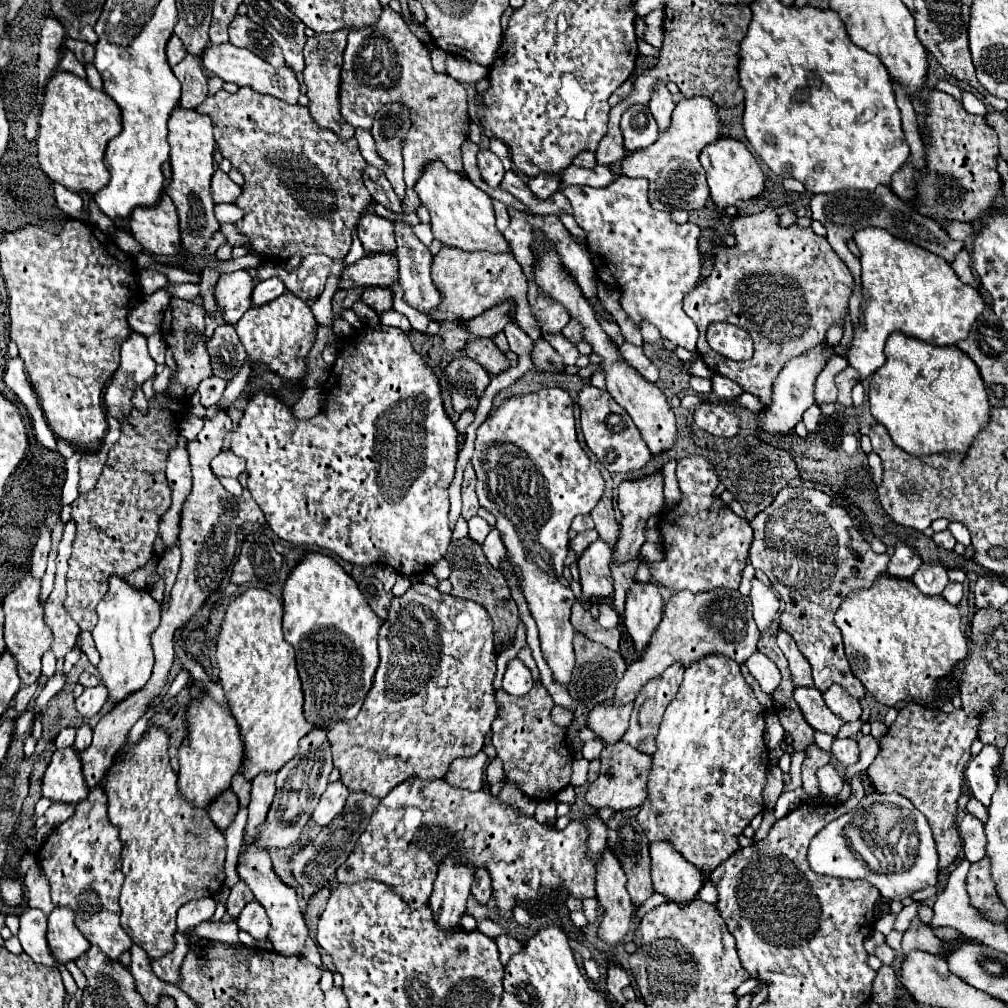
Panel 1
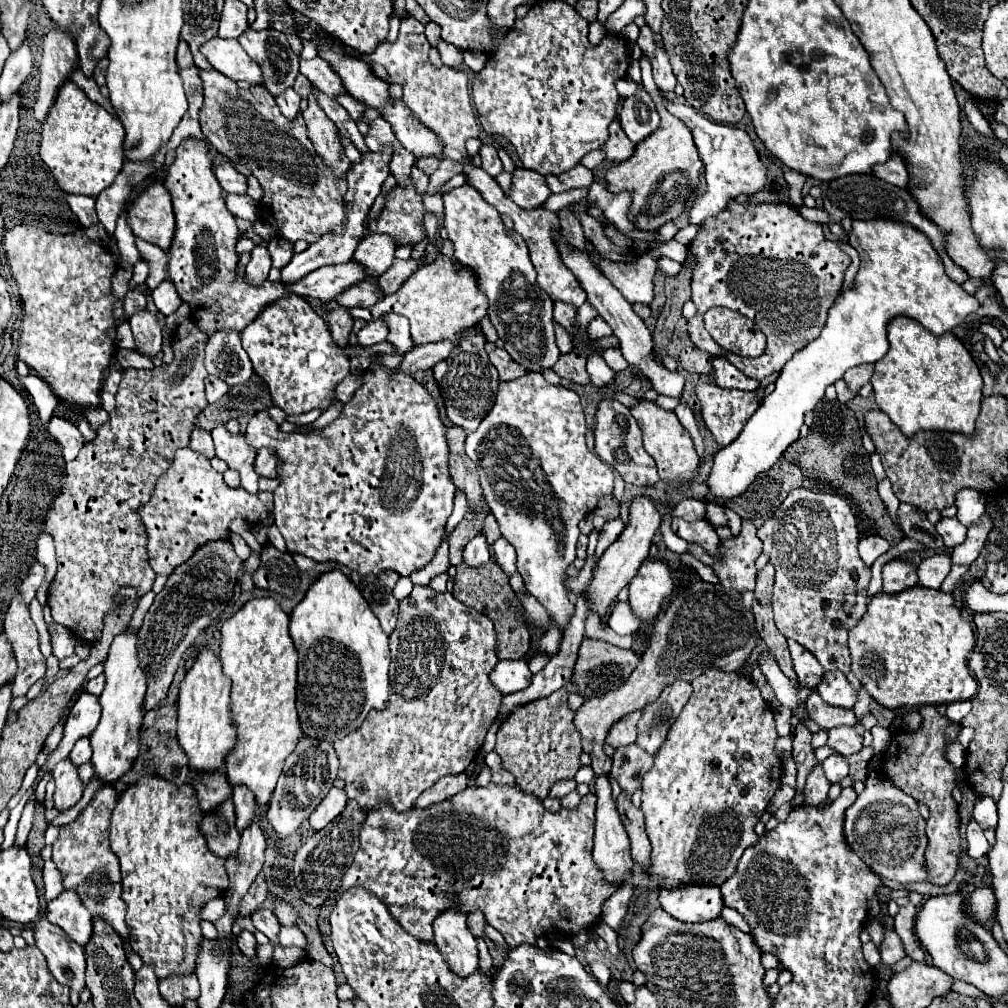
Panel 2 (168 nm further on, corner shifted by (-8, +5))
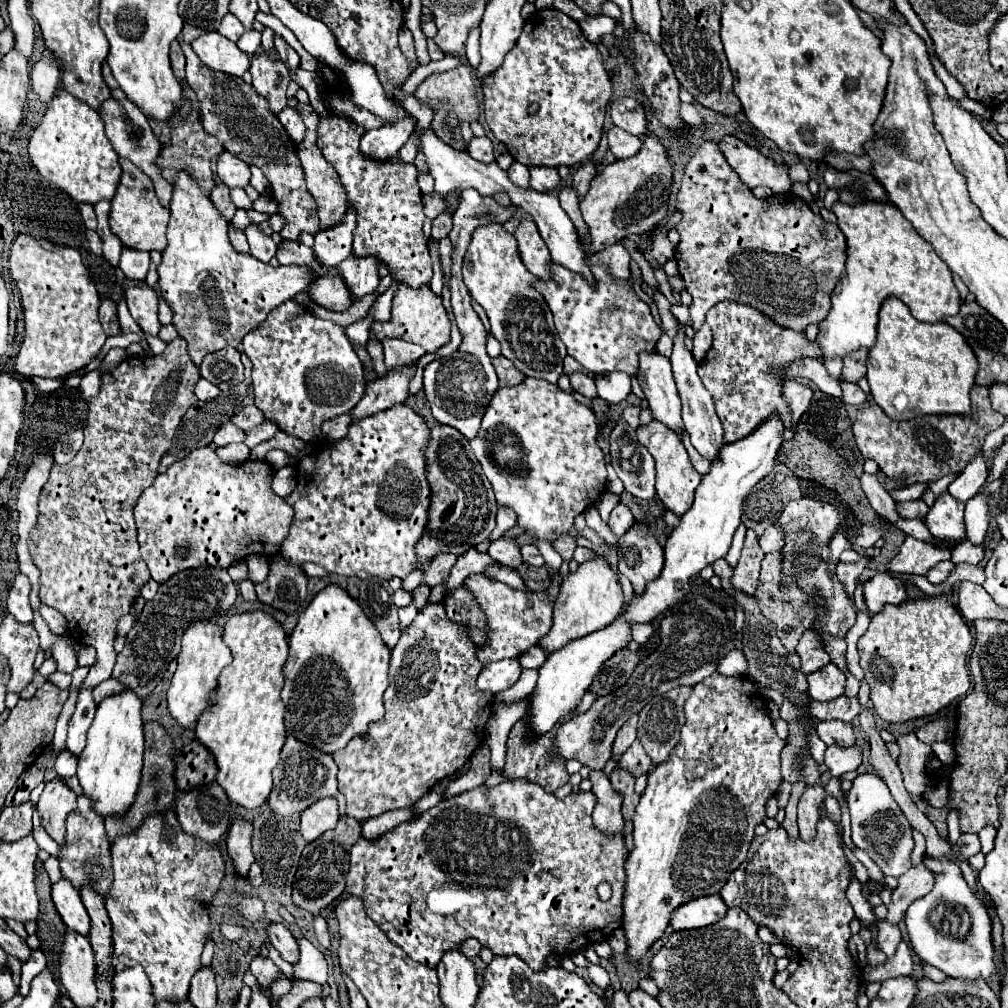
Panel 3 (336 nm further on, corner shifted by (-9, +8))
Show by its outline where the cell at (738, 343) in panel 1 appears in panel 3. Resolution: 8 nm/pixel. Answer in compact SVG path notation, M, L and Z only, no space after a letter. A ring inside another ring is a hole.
M723 300L723 302L715 304L707 312L707 324L711 326L711 332L713 332L713 344L711 344L705 360L699 364L697 372L701 376L703 386L713 396L715 412L723 424L723 430L725 430L725 444L733 444L735 440L743 440L755 428L759 428L769 416L777 416L785 430L793 430L791 408L783 398L783 376L773 374L771 370L775 366L785 368L791 362L805 358L805 356L815 358L815 360L821 358L821 348L817 346L817 342L809 342L803 332L781 328L769 316L761 316L761 312L757 308L743 304L743 302L737 302L737 300Z

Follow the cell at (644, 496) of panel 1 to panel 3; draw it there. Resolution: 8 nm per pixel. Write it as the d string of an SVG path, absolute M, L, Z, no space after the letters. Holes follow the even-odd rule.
M597 556L595 560L581 564L577 568L577 572L567 574L563 578L559 596L553 606L553 626L537 642L537 646L549 654L557 652L563 646L567 646L571 640L591 634L593 630L601 630L603 626L613 622L621 614L623 604L625 604L625 598L623 598L619 582L617 582L617 574L607 566L607 562L601 556Z

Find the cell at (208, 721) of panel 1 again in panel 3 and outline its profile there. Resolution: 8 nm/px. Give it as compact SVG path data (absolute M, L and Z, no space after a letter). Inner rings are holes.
M209 620L191 624L181 636L181 652L177 656L177 670L167 690L167 706L171 716L183 728L195 728L197 716L209 706L209 696L217 686L217 676L225 666L231 664L231 650L223 642L223 630Z

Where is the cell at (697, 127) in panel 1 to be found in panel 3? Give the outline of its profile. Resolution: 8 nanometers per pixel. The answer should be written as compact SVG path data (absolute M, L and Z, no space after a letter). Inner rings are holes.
M653 136L645 140L635 156L605 166L591 180L589 192L579 202L591 238L589 246L585 246L585 242L581 240L583 252L591 256L595 252L601 252L609 244L615 244L615 240L623 240L627 234L643 234L657 228L667 216L665 202L669 198L671 180L673 166L667 160L665 146Z

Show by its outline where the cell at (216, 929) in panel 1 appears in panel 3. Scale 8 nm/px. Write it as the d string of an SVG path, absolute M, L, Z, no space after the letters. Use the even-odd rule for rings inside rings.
M255 956L251 966L249 966L251 974L257 978L257 982L263 986L263 988L271 988L271 984L279 978L281 970L269 960L269 958L261 958L261 956Z

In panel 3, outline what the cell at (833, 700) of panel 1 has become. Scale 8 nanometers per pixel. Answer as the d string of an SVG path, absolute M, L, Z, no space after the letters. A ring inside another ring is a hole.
M833 662L809 674L807 682L809 682L809 696L819 702L827 702L845 694L845 674Z

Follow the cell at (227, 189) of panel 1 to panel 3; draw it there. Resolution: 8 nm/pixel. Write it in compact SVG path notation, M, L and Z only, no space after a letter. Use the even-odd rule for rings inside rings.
M223 150L217 158L217 176L229 188L235 188L235 186L245 188L249 184L251 172L249 172L249 164L245 164L231 152Z

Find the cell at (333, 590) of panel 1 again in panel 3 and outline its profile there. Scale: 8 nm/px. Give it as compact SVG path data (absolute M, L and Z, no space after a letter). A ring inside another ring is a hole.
M327 586L321 590L299 616L297 628L289 636L289 658L283 666L285 686L281 690L287 734L325 754L335 754L355 736L365 738L367 726L383 718L383 692L389 684L389 656L391 650L385 648L377 628L369 624L369 618L361 612L361 606L343 588Z

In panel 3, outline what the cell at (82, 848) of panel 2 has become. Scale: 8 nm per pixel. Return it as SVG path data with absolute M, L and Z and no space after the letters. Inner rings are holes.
M85 796L77 800L77 808L69 814L67 840L65 840L65 846L61 846L59 868L61 868L63 878L67 878L75 888L91 886L101 896L105 896L105 892L109 890L109 884L113 882L111 854L109 854L109 844L105 838L103 818L91 810L91 804L85 800Z

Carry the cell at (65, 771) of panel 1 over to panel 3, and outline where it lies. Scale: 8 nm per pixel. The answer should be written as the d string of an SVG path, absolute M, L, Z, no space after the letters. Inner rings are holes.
M51 780L47 782L39 802L37 802L37 812L41 816L41 824L45 832L59 844L63 846L65 842L65 820L77 808L77 796L61 782L61 780Z

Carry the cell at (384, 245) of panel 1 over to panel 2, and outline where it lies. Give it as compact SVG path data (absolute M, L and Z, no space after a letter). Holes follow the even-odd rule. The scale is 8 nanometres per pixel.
M370 233L358 243L358 249L354 251L354 259L358 263L364 263L368 267L370 277L380 277L394 261L396 243L390 239L390 235L384 233Z

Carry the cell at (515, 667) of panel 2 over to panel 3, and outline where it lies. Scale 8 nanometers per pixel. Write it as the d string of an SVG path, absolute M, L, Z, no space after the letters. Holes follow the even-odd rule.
M515 658L513 660L497 660L497 662L483 666L483 670L477 678L477 688L497 694L497 692L513 686L519 680L519 674L521 674L521 666Z

